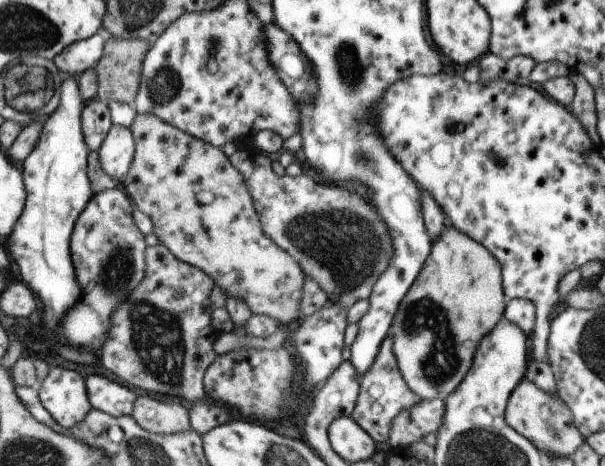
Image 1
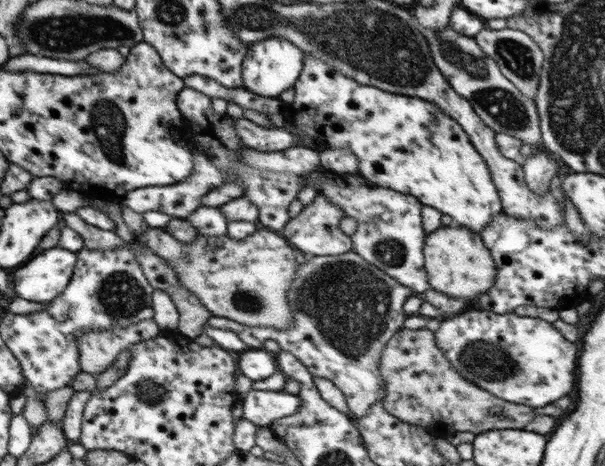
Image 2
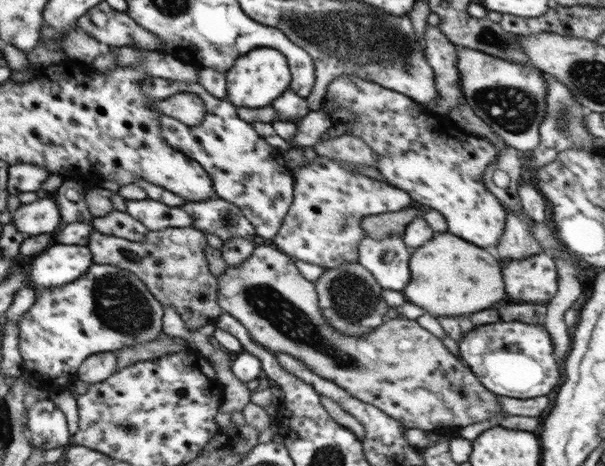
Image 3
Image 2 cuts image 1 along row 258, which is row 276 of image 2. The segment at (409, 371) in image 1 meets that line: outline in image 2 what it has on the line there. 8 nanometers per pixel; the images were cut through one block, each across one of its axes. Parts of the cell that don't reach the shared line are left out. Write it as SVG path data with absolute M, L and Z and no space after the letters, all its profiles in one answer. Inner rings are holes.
M446 224L425 235L422 248L423 271L429 282L429 288L447 294L451 298L474 300L494 285L495 266L479 234L463 228L448 228Z

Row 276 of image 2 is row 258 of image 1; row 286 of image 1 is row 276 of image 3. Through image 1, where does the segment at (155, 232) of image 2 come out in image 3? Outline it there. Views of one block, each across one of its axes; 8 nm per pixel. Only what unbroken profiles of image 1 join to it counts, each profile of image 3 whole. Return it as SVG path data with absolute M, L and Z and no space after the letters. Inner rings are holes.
M259 245L251 255L235 267L227 267L216 278L215 302L222 311L239 322L249 337L264 349L282 352L302 362L311 372L339 385L347 394L363 403L377 407L394 418L405 429L432 431L434 428L452 426L459 428L481 423L491 417L505 416L497 397L491 394L478 378L452 355L433 334L417 325L416 320L403 317L386 320L367 336L343 336L325 324L319 310L314 284L299 275L294 260L273 245Z

